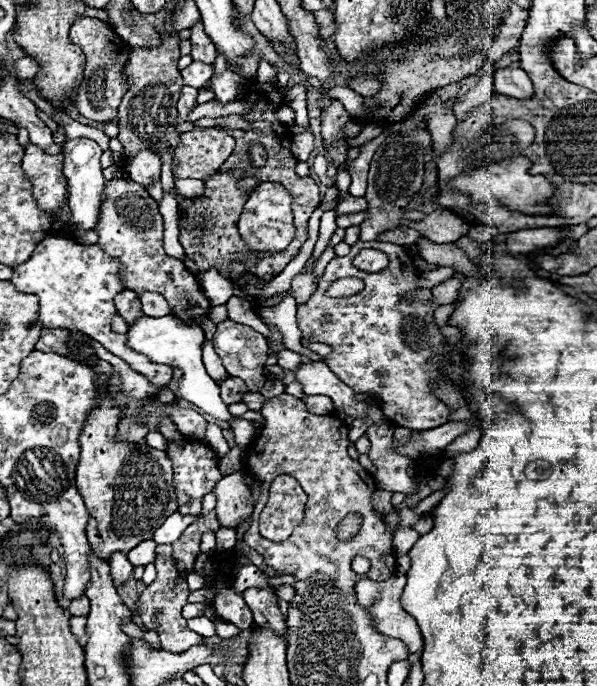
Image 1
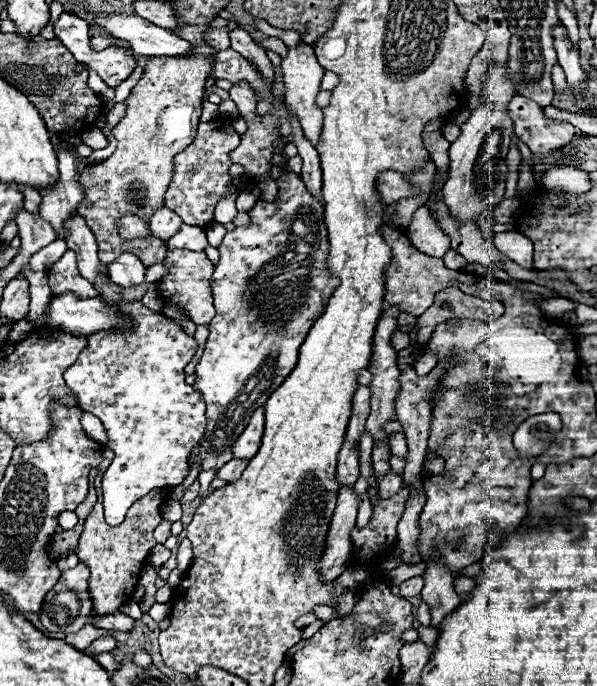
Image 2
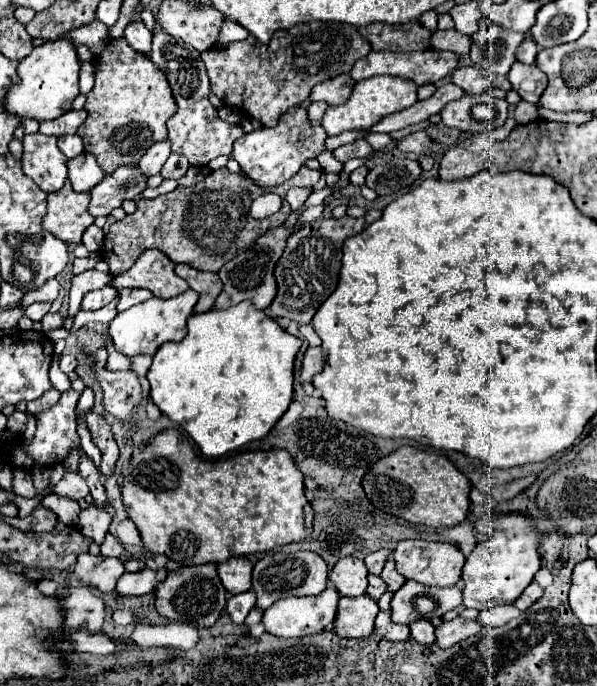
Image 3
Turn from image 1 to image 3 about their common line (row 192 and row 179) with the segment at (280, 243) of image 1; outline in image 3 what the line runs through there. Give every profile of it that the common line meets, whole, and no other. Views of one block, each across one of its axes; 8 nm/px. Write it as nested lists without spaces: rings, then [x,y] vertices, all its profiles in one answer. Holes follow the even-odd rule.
[[[294,106],[278,120],[278,124],[274,128],[258,128],[258,130],[248,132],[242,138],[238,138],[234,142],[232,158],[242,166],[244,174],[254,184],[270,188],[270,186],[278,186],[278,184],[290,180],[306,160],[316,158],[320,152],[324,152],[326,138],[328,138],[328,134],[324,132],[322,126],[310,126],[310,120],[306,118],[306,108]]]

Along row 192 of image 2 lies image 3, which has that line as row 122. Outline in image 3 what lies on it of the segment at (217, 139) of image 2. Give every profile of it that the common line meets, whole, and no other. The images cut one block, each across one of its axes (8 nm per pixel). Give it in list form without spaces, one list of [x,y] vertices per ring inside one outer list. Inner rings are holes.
[[[158,30],[152,38],[150,60],[166,74],[174,100],[178,104],[176,114],[166,122],[172,150],[178,154],[184,154],[192,166],[206,166],[216,156],[230,156],[234,140],[238,140],[244,132],[238,124],[222,122],[218,118],[216,108],[210,104],[208,100],[210,82],[206,76],[206,68],[200,60],[200,52],[182,44],[180,40],[166,34],[164,30]]]

